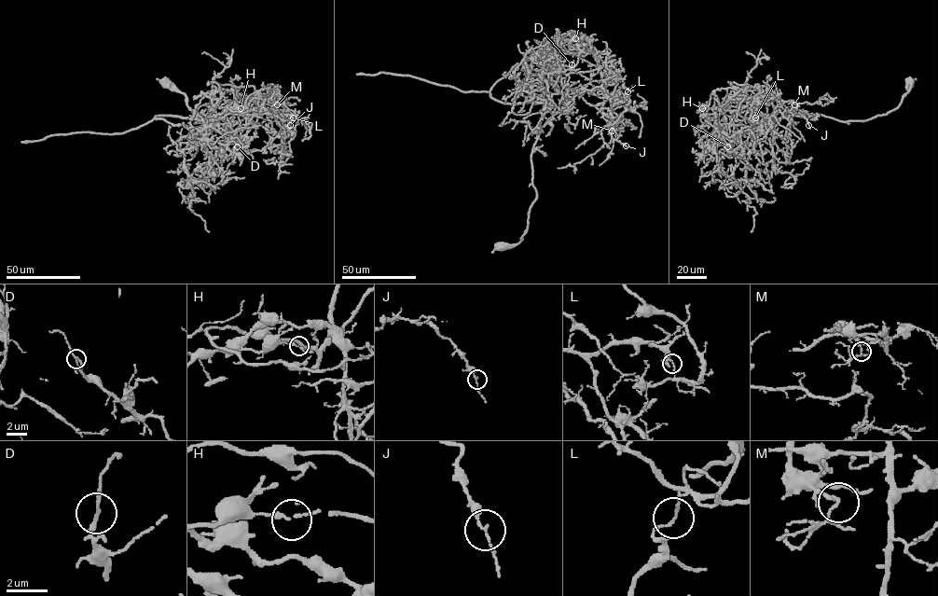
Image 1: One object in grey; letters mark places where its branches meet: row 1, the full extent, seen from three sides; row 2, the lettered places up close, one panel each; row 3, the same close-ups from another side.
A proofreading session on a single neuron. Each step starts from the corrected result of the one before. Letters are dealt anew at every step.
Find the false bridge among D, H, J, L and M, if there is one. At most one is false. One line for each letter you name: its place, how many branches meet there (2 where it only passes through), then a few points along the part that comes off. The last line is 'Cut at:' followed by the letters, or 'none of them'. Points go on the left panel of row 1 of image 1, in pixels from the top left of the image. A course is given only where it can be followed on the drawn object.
L: place (293, 117); branches 2; course (293, 117), (296, 120), (279, 94), (213, 82), (219, 88), (215, 97), (197, 111), (203, 123), (188, 127)
Cut at: L

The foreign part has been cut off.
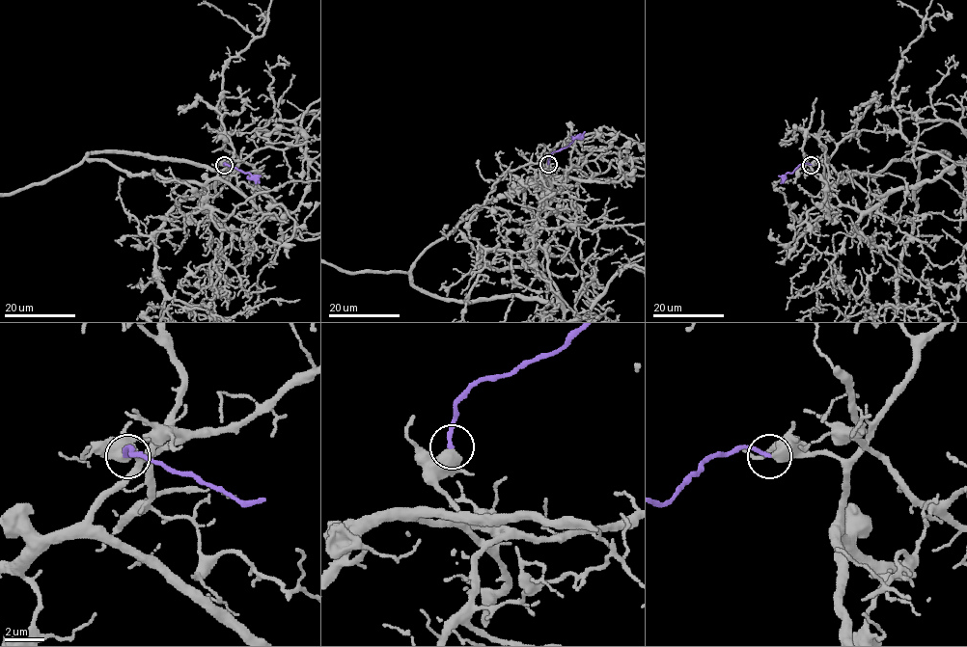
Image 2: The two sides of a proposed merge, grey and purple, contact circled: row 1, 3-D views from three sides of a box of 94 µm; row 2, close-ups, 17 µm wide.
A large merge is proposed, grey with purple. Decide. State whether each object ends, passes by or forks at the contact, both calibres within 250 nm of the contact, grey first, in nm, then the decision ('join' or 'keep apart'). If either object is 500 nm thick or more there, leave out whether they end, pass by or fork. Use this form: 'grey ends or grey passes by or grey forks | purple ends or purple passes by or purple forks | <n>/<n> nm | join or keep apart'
650/200 nm | join

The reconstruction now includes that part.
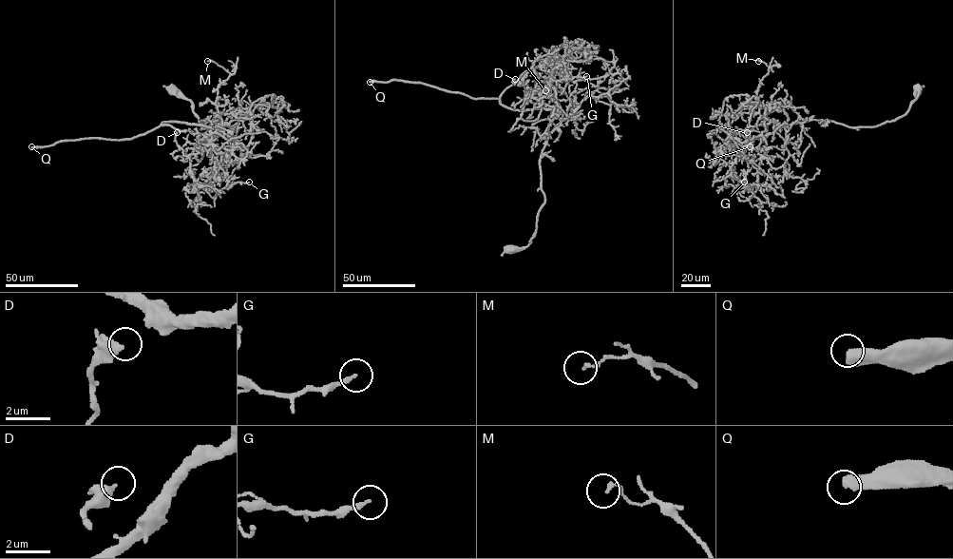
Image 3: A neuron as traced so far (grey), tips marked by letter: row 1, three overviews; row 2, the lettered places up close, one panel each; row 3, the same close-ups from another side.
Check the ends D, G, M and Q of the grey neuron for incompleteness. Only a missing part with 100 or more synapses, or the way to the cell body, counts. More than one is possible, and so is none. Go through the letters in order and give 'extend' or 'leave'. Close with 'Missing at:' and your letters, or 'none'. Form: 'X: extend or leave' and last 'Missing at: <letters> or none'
D: leave
G: leave
M: leave
Q: extend
Missing at: Q

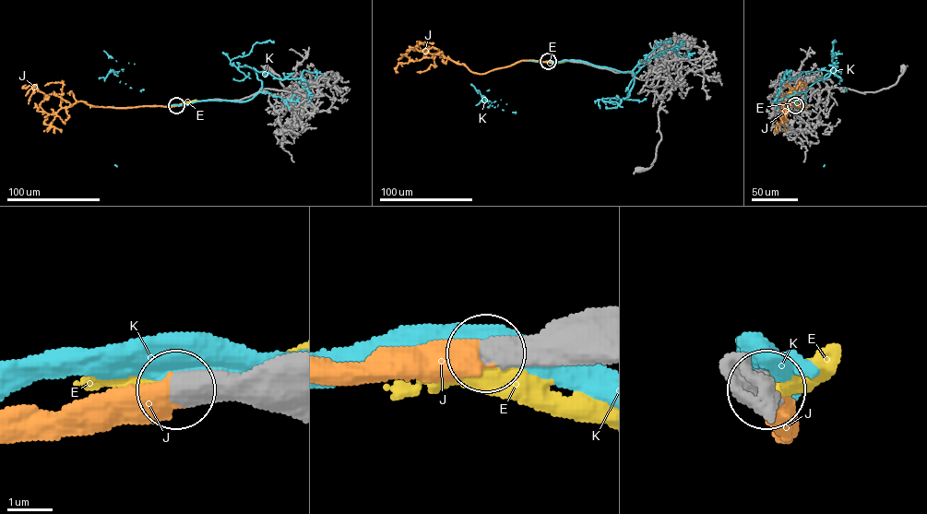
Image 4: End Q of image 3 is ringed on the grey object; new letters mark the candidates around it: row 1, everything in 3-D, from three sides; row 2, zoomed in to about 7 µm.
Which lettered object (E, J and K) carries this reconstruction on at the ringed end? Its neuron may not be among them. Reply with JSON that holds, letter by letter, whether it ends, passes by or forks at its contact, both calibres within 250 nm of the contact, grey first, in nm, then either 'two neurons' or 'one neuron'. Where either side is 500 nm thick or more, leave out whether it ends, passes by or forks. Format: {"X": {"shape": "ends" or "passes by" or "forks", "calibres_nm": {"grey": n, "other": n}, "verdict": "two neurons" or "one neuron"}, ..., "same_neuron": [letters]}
{"E": {"calibres_nm": {"grey": 600, "other": 440}, "verdict": "two neurons"}, "J": {"calibres_nm": {"grey": 600, "other": 600}, "verdict": "one neuron"}, "K": {"calibres_nm": {"grey": 700, "other": 600}, "verdict": "two neurons"}, "same_neuron": ["J"]}

